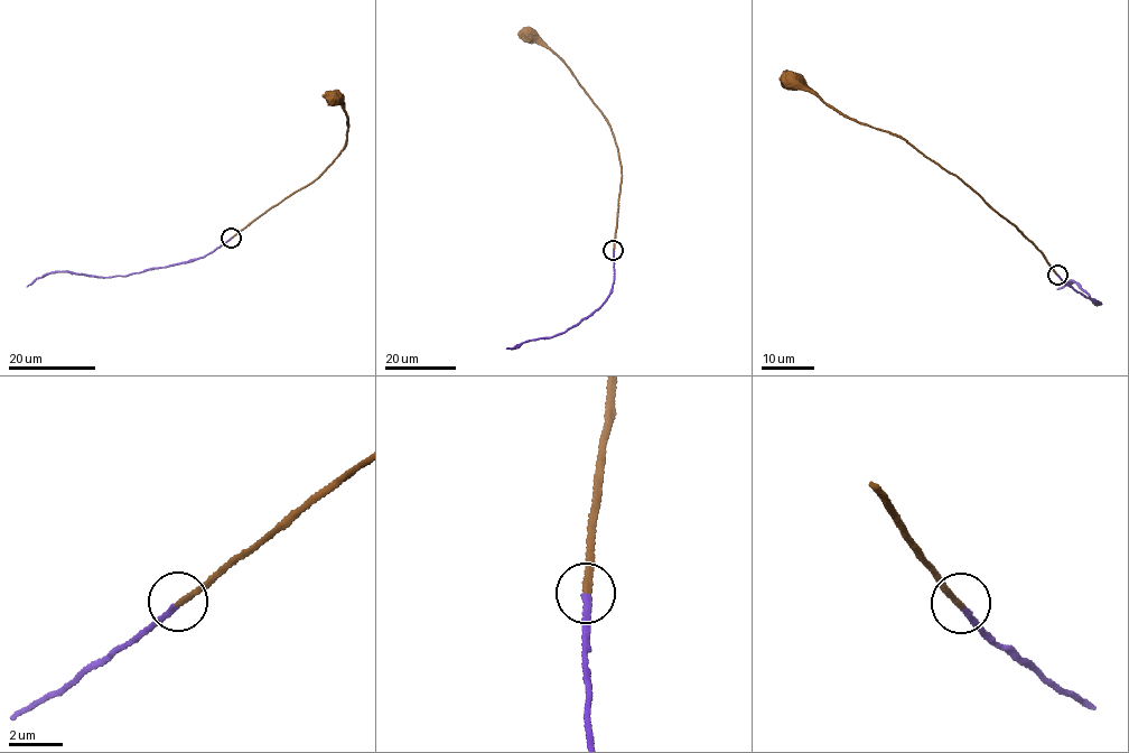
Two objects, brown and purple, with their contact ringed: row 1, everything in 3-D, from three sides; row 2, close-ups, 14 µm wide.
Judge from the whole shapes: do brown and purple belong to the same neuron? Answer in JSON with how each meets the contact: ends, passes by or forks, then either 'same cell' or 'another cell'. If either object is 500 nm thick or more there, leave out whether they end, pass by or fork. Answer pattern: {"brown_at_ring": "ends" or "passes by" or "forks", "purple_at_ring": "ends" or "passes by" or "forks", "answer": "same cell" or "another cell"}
{"brown_at_ring": "ends", "purple_at_ring": "ends", "answer": "same cell"}

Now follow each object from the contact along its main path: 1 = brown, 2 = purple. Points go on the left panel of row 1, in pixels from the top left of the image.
1: (231, 238), (308, 185), (346, 148), (348, 118), (338, 102), (329, 103), (328, 99), (333, 99)
2: (231, 238), (212, 252), (166, 267), (111, 277), (53, 272), (36, 278), (27, 287)

